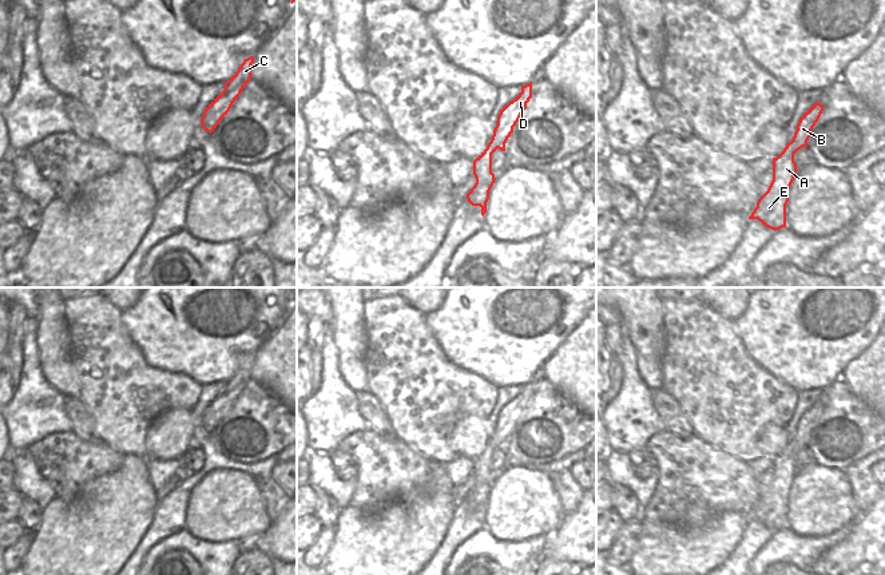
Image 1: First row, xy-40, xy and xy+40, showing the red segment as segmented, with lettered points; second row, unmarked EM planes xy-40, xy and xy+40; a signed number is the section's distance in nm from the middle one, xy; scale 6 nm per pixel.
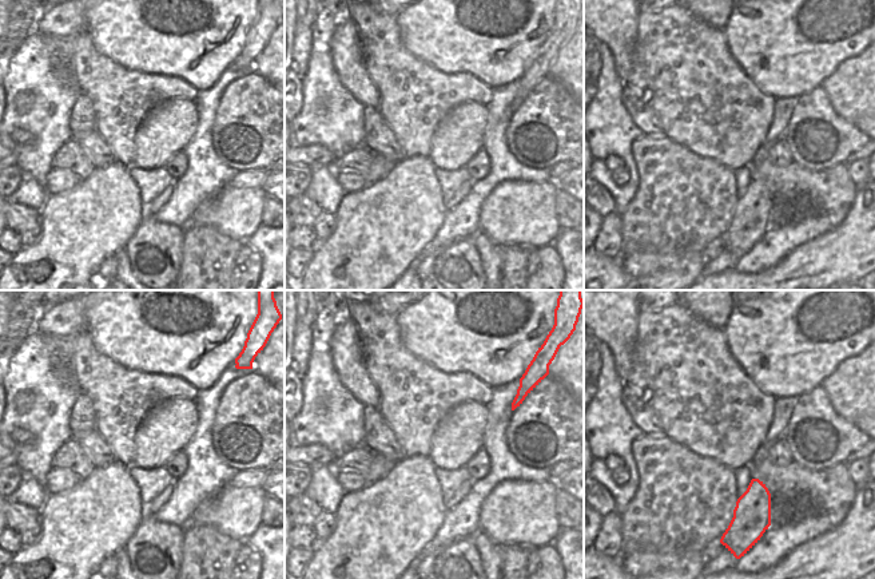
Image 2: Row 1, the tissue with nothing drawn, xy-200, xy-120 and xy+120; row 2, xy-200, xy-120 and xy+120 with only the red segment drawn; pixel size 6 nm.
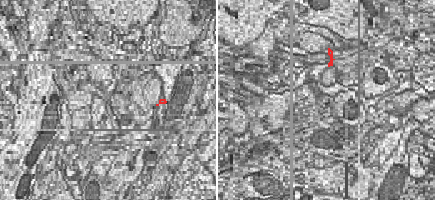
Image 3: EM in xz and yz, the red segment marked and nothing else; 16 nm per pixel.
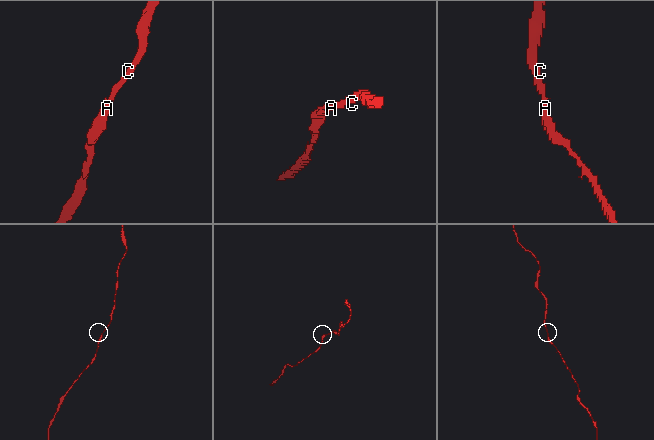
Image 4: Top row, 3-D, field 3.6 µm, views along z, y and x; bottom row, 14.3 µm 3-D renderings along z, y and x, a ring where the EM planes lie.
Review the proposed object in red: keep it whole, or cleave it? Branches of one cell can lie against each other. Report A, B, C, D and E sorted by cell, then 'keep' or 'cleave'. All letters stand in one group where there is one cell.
A B C D E; keep

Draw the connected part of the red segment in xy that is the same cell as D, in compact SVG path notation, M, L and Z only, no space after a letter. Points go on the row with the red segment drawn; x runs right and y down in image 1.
M532 83L521 86L521 92L500 111L497 124L487 148L473 160L473 175L476 178L476 183L467 194L467 199L472 206L481 207L483 217L487 213L489 191L496 179L495 174L492 172L492 154L497 148L505 151L505 143L513 132L513 127L527 108L527 103L531 98Z

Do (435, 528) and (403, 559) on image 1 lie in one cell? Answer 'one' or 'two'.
one

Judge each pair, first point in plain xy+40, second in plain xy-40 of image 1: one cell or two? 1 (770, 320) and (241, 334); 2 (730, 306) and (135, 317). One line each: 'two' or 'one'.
1: one
2: two

